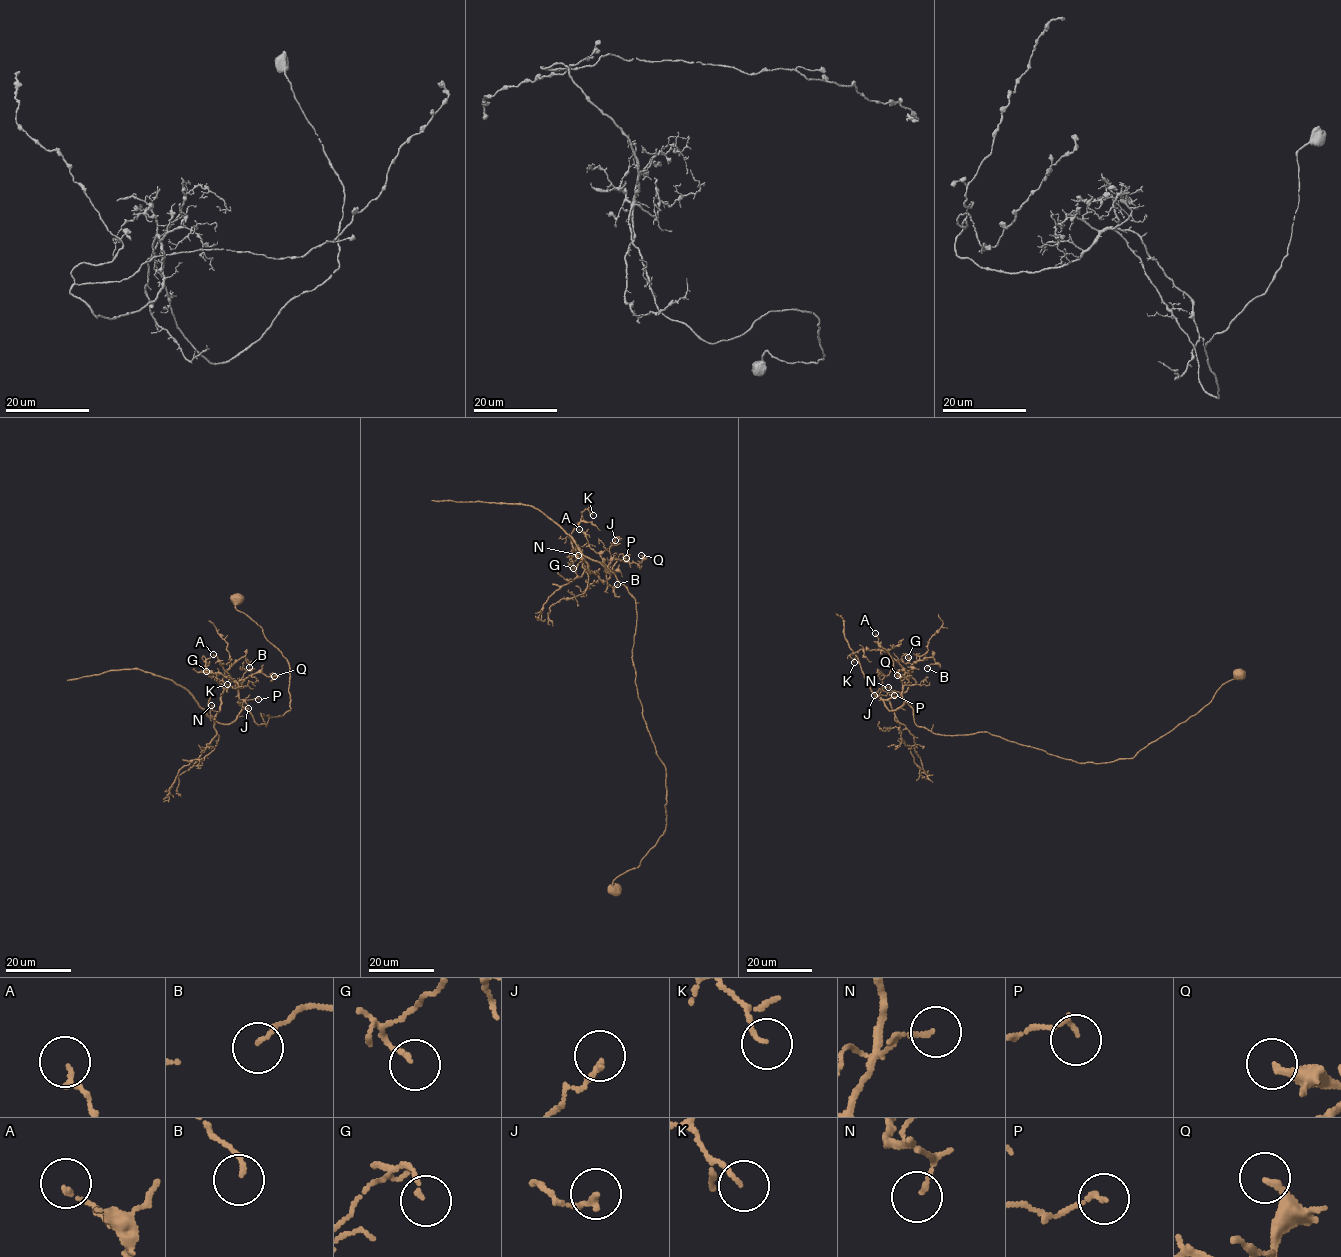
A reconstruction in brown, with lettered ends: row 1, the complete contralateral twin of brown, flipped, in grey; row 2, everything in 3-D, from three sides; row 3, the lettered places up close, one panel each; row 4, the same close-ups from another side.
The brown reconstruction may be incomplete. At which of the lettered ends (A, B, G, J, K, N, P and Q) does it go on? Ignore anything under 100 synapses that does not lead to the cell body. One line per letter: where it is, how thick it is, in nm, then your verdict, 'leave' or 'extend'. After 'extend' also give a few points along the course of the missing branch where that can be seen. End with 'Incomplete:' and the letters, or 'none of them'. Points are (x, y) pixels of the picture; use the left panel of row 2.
A: (213, 654) | 130 nm | leave
B: (249, 667) | 110 nm | leave
G: (206, 671) | 130 nm | leave
J: (248, 708) | 150 nm | leave
K: (227, 684) | 120 nm | leave
N: (211, 705) | 120 nm | leave
P: (258, 699) | 140 nm | leave
Q: (274, 676) | 220 nm | leave
Incomplete: none of them

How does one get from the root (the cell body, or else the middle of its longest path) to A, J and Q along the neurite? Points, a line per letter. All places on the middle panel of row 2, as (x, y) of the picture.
A: (615, 889), (613, 880), (639, 865), (665, 829), (666, 767), (642, 715), (635, 684), (635, 600), (579, 529)
J: (615, 889), (613, 880), (663, 834), (667, 814), (666, 767), (635, 684), (635, 600), (608, 568), (615, 540)
Q: (615, 889), (666, 824), (666, 767), (632, 660), (635, 600), (608, 567), (606, 577), (641, 555)

